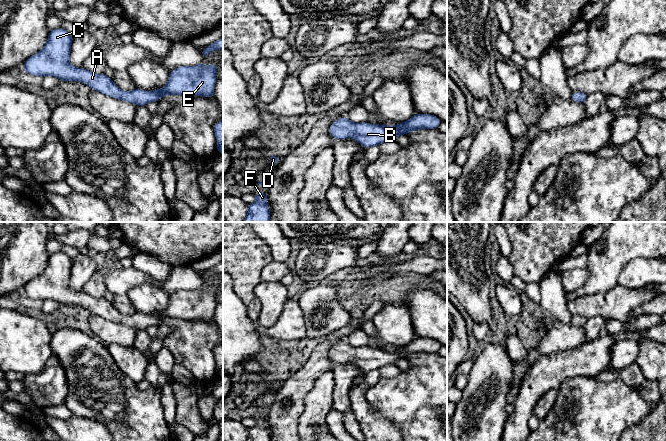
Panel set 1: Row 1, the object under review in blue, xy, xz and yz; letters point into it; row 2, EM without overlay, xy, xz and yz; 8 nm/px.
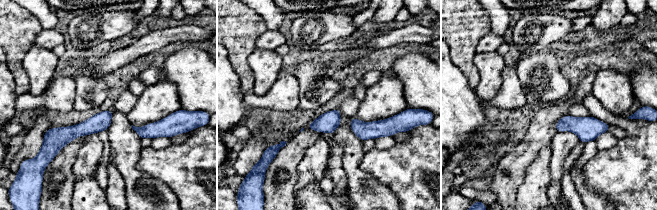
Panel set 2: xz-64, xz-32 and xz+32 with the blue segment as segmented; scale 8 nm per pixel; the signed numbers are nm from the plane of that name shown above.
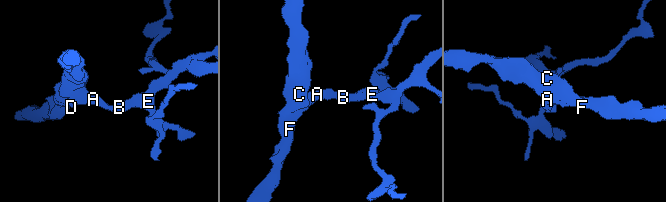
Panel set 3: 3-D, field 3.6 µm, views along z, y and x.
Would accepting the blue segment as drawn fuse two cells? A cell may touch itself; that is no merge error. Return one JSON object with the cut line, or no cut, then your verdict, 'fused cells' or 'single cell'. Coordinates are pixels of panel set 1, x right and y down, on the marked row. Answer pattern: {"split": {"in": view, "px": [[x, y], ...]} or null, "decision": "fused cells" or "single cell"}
{"split": null, "decision": "single cell"}

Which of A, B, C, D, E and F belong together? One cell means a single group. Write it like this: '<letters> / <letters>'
A B C D E F

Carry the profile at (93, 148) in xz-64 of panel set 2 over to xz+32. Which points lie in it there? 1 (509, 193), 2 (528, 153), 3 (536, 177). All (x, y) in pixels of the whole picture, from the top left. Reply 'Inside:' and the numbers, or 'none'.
Inside: 3

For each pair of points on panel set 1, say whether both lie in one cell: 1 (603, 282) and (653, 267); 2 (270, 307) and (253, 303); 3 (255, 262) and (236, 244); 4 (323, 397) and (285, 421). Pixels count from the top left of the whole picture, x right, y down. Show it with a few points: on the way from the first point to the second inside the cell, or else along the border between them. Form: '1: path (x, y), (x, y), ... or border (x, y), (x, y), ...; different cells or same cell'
1: border (632, 259), (621, 270), (617, 283); different cells
2: border (260, 281), (254, 289), (260, 303), (255, 322); different cells
3: path (250, 257), (241, 249); same cell
4: border (313, 386), (306, 395), (298, 430); different cells

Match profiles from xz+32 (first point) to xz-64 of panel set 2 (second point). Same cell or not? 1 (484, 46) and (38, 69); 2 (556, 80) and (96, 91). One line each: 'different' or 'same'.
1: different
2: same

